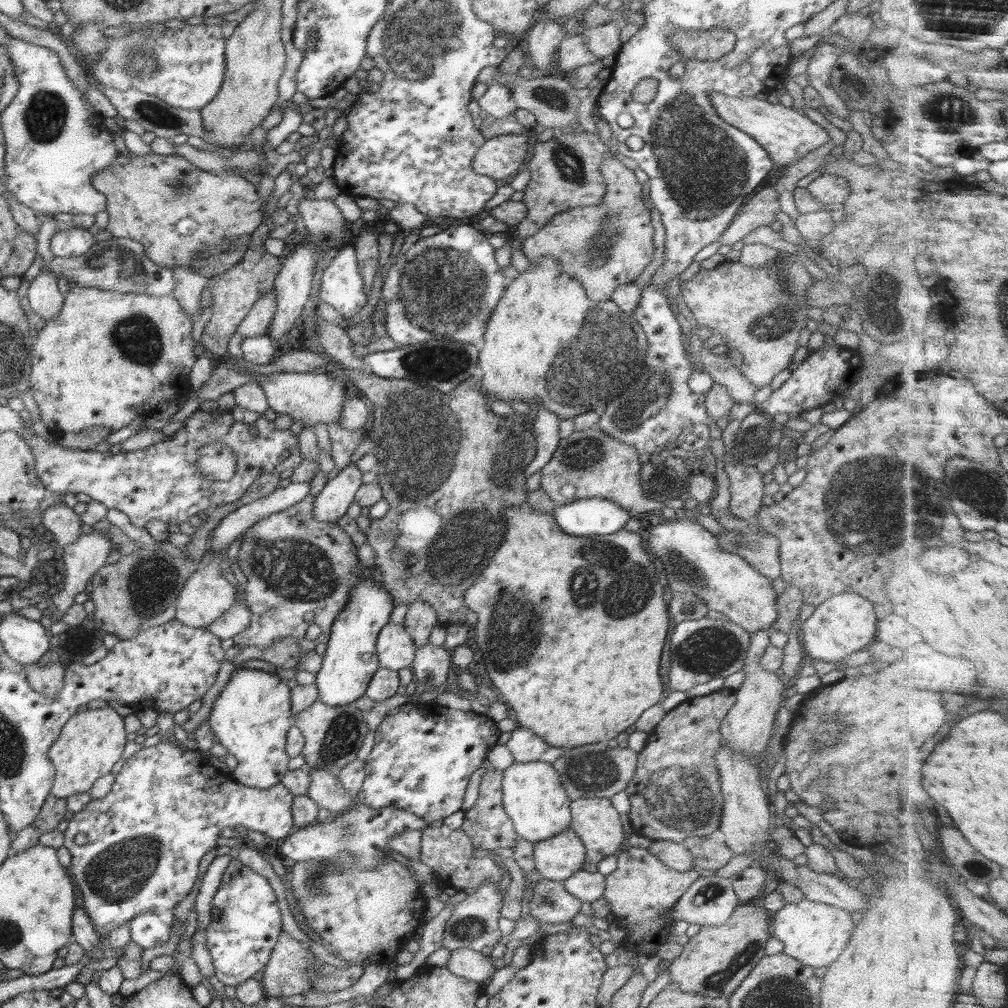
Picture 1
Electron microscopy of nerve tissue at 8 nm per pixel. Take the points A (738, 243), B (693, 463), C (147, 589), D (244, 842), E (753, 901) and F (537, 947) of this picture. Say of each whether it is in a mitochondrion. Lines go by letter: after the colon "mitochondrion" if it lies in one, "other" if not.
A: other
B: mitochondrion
C: mitochondrion
D: other
E: other
F: other

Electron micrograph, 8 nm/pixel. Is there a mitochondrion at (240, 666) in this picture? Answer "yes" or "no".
no

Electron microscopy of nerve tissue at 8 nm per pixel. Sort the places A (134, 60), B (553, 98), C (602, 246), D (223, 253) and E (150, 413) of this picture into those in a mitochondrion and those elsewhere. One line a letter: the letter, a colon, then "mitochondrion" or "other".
A: mitochondrion
B: mitochondrion
C: mitochondrion
D: other
E: other

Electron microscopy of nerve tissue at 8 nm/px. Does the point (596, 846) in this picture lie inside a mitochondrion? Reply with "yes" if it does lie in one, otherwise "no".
no

